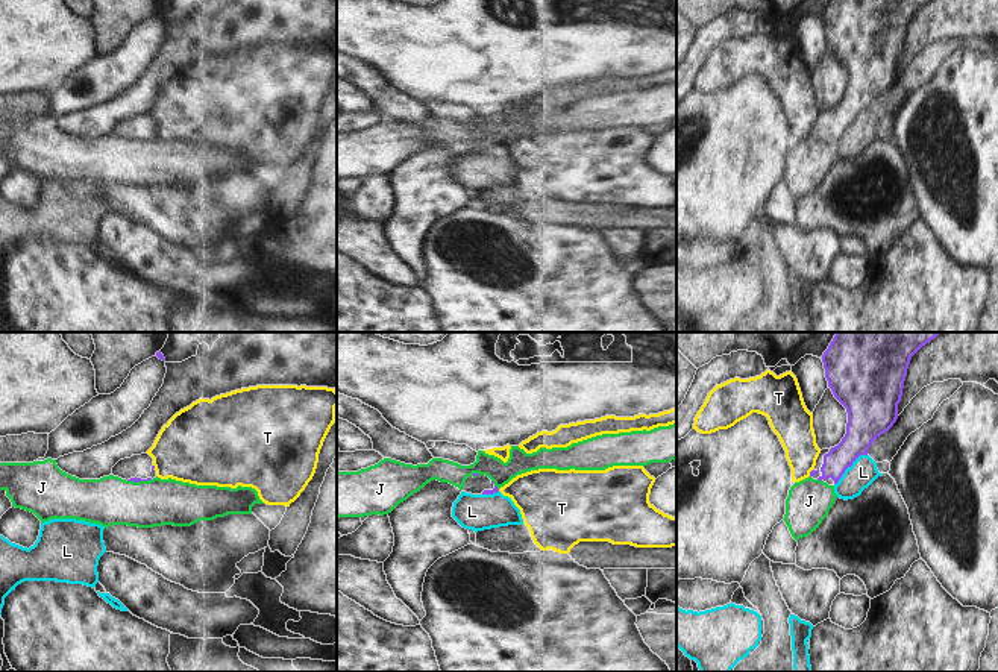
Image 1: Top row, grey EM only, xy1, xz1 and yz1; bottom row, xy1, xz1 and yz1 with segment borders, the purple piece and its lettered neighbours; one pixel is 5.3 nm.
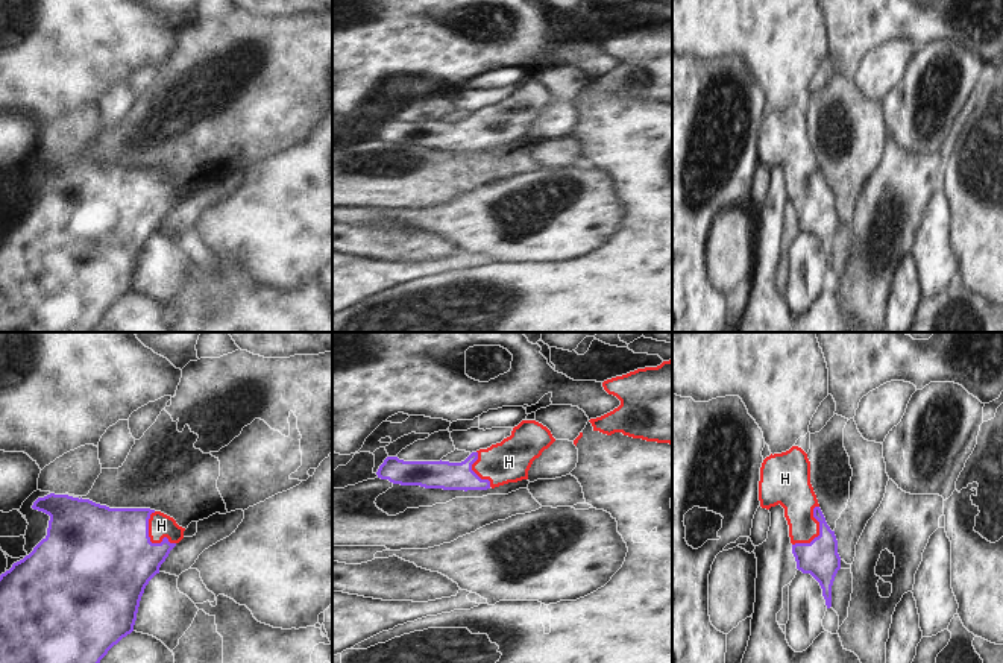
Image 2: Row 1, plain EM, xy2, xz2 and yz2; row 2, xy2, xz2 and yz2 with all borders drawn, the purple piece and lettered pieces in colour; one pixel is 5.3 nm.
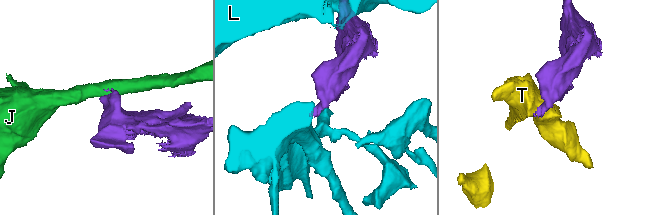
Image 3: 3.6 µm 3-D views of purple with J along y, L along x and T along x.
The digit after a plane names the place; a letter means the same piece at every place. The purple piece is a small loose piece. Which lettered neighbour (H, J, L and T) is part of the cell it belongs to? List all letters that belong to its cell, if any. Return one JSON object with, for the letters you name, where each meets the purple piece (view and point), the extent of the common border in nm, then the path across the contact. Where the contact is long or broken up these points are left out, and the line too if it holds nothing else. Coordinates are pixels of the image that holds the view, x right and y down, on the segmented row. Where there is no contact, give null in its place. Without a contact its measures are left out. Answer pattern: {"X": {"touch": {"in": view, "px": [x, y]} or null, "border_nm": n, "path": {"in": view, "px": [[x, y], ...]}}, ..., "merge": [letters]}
{"H": {"touch": {"in": "xy2", "px": [149, 539]}, "border_nm": 220, "path": {"in": "xy2", "px": [[105, 556], [140, 539], [149, 539], [161, 525]]}}, "merge": ["H"]}

